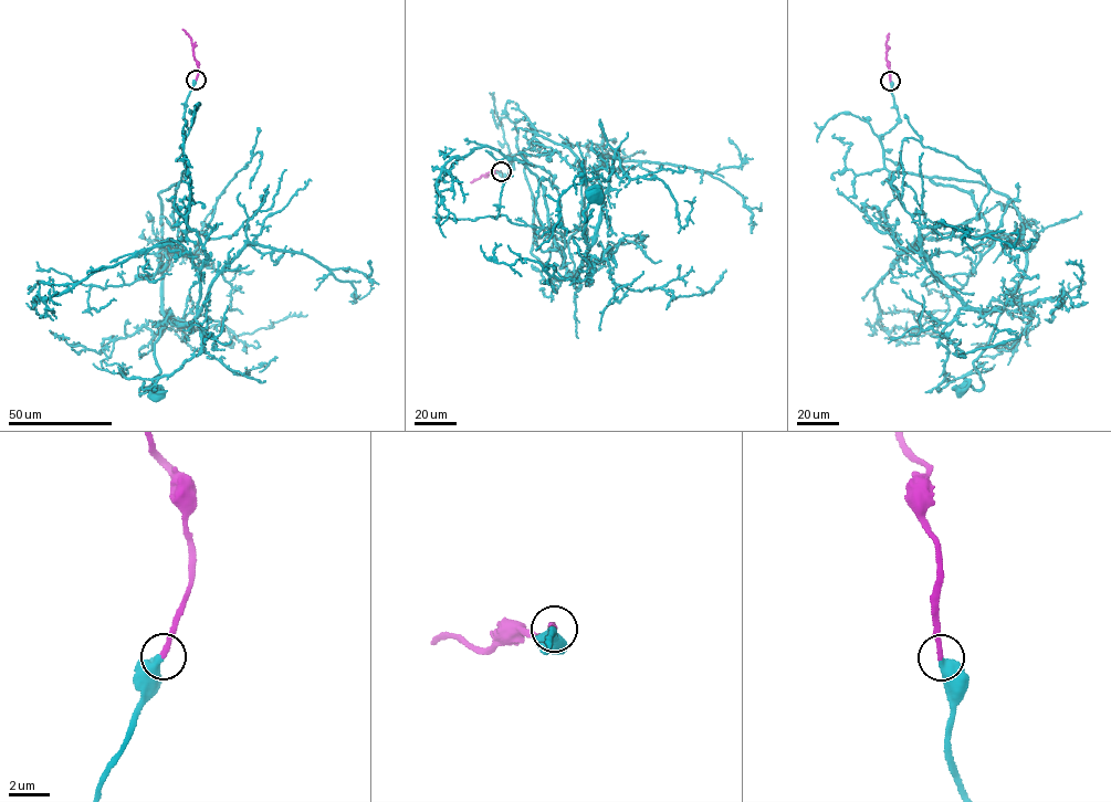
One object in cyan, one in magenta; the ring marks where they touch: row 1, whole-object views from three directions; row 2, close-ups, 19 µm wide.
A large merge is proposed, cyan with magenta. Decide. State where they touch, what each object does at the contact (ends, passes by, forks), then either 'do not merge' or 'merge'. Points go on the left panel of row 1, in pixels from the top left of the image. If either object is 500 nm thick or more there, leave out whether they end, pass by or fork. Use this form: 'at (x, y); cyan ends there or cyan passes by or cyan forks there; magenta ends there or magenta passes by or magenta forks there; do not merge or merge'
at (196, 80); cyan ends there; magenta ends there; merge

